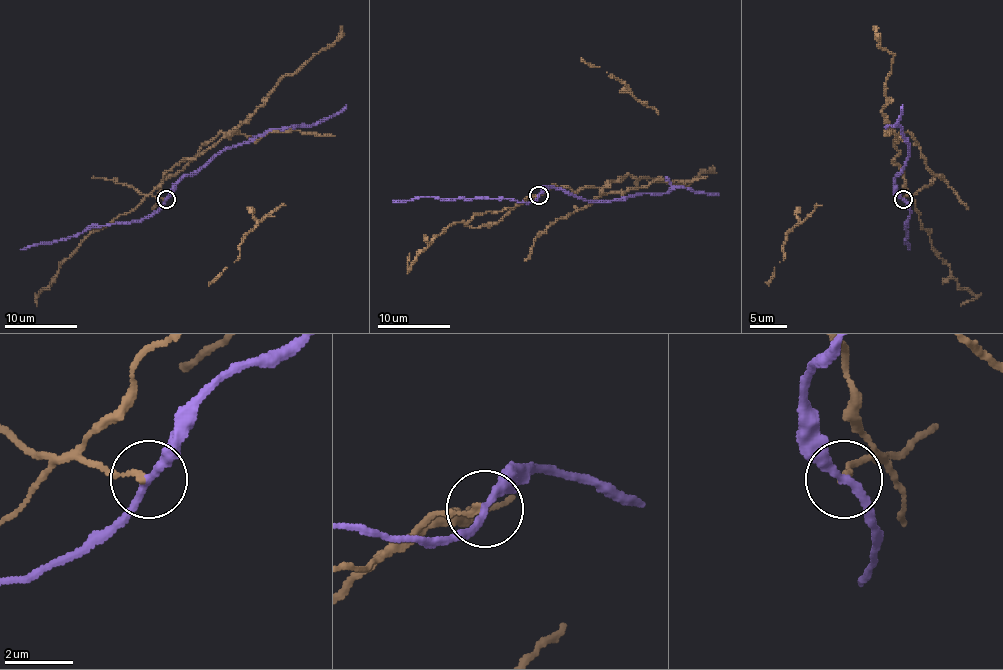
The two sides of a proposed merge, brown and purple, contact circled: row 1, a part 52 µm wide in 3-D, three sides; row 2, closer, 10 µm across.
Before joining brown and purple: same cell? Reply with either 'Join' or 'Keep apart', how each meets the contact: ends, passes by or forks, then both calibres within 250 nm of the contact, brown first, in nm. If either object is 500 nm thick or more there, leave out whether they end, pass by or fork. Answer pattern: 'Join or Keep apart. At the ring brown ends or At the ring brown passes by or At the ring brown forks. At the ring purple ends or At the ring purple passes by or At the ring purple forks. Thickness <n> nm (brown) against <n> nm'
Keep apart. At the ring brown ends. At the ring purple passes by. Thickness 140 nm (brown) against 240 nm

